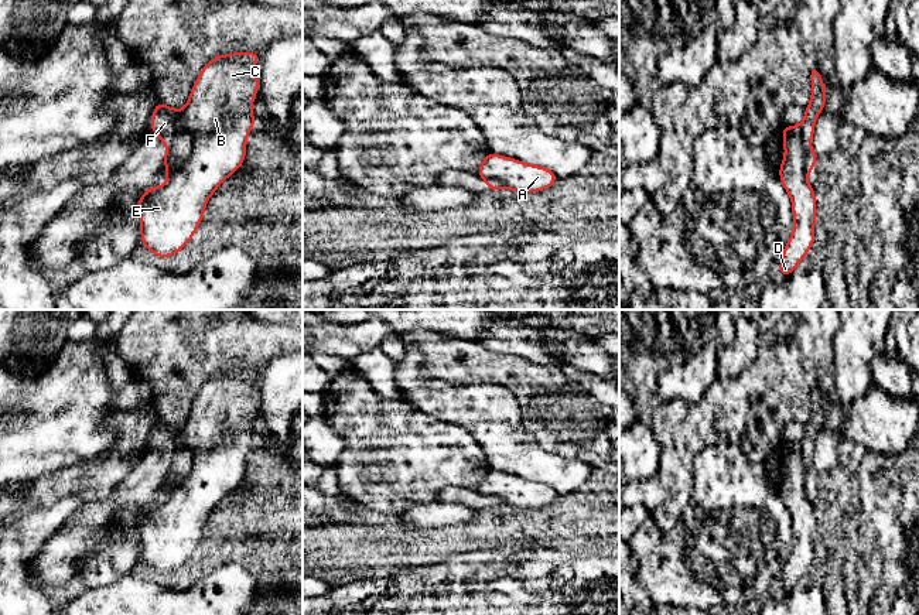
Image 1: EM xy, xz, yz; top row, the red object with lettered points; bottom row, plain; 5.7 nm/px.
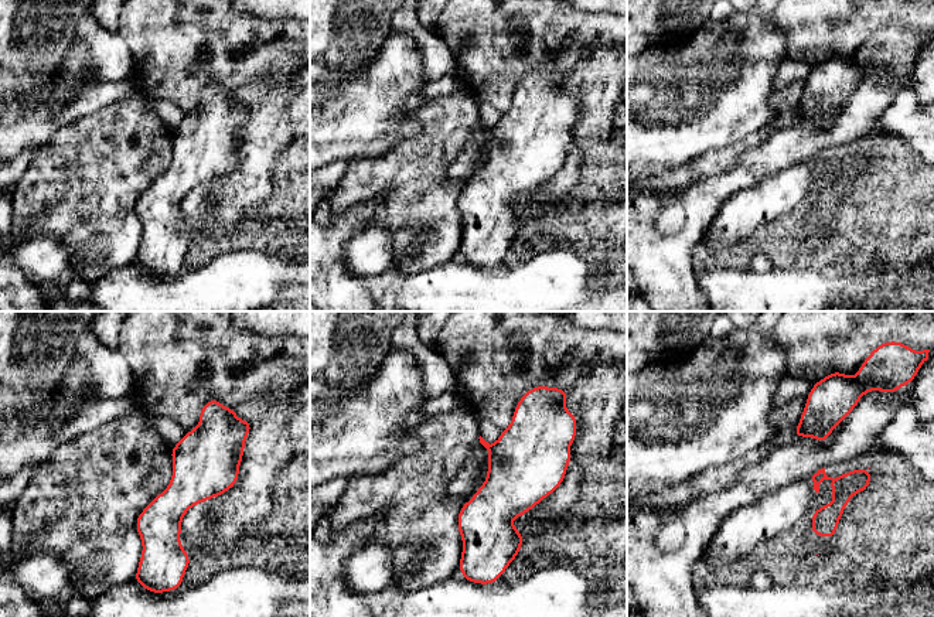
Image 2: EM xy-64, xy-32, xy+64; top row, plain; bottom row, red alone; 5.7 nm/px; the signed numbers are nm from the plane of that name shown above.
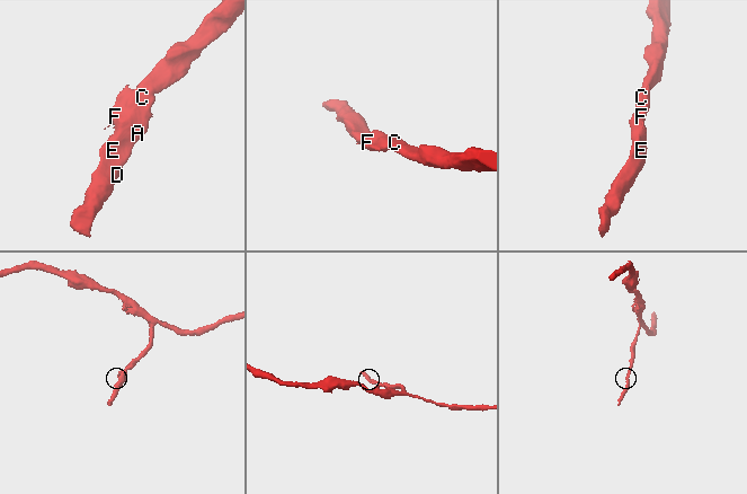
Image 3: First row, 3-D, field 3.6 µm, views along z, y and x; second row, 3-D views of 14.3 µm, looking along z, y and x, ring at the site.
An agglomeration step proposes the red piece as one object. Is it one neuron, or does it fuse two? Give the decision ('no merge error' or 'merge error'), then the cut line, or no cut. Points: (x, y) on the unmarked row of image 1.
merge error | xy (183, 426), (180, 441), (191, 454), (191, 465), (166, 492)

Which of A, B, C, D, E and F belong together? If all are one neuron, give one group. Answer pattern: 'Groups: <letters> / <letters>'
Groups: A B C D E / F

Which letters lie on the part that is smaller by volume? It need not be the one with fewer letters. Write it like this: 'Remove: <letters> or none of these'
Remove: F

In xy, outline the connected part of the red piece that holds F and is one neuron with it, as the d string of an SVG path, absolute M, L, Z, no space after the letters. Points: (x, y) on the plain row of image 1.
M161 417L157 418L150 437L151 450L160 454L160 459L168 464L163 469L165 479L164 491L177 485L182 476L189 471L192 454L180 441L182 426L172 426Z

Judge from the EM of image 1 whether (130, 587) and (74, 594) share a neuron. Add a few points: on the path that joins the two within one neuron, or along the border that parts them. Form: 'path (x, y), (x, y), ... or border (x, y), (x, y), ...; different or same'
path (116, 597), (88, 597); same

